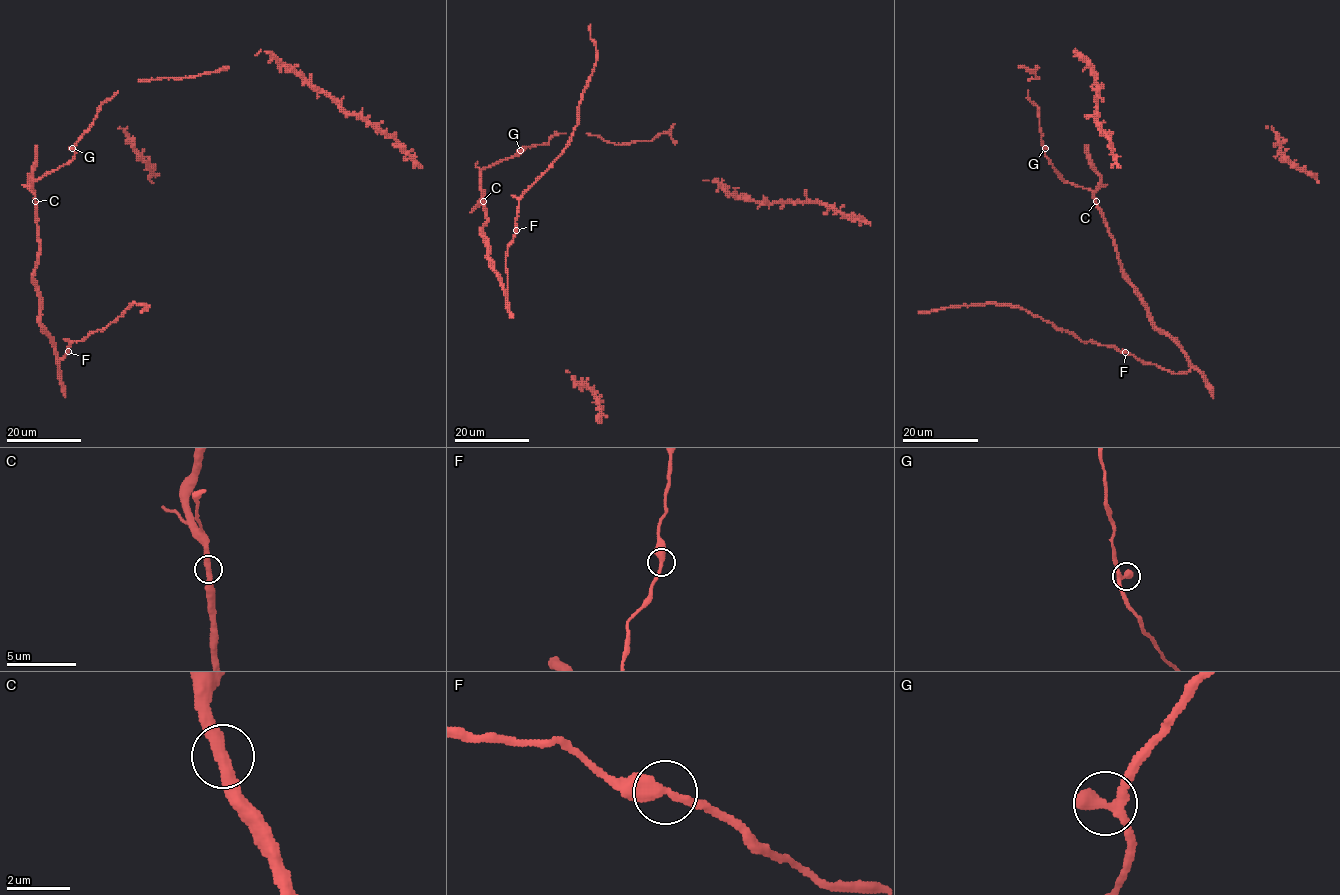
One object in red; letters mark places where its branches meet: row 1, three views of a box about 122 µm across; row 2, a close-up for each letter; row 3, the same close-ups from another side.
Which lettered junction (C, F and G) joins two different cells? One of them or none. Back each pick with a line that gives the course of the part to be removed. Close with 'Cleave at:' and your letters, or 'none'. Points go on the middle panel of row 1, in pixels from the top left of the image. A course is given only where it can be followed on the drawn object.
Cleave at: none

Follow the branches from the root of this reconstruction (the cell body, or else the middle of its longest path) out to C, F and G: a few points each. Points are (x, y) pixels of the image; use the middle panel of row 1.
C: (481, 186), (483, 200)
F: (481, 186), (486, 217), (481, 233), (487, 244), (490, 266), (506, 294), (507, 247), (516, 231)
G: (481, 186), (483, 169), (518, 155), (523, 150), (520, 151)

